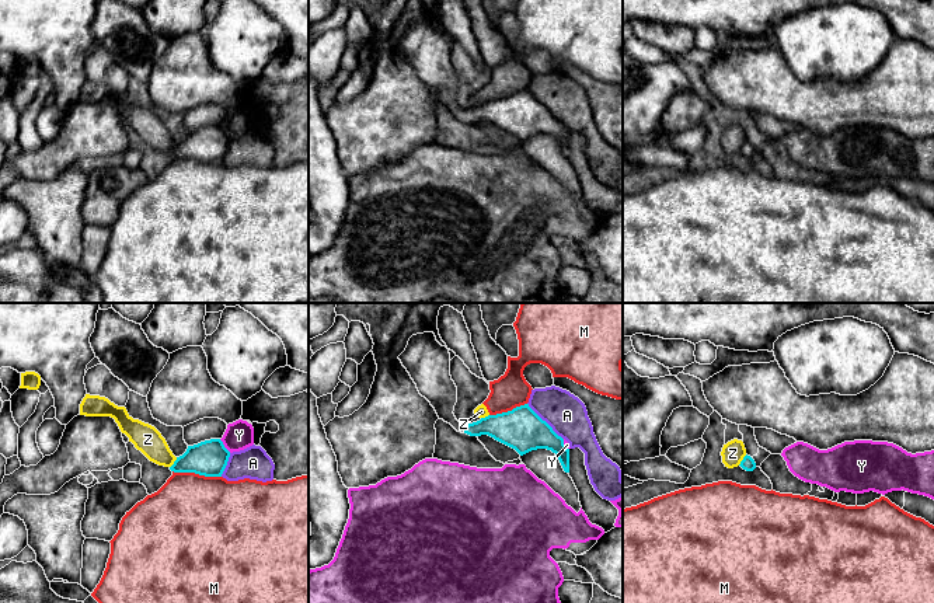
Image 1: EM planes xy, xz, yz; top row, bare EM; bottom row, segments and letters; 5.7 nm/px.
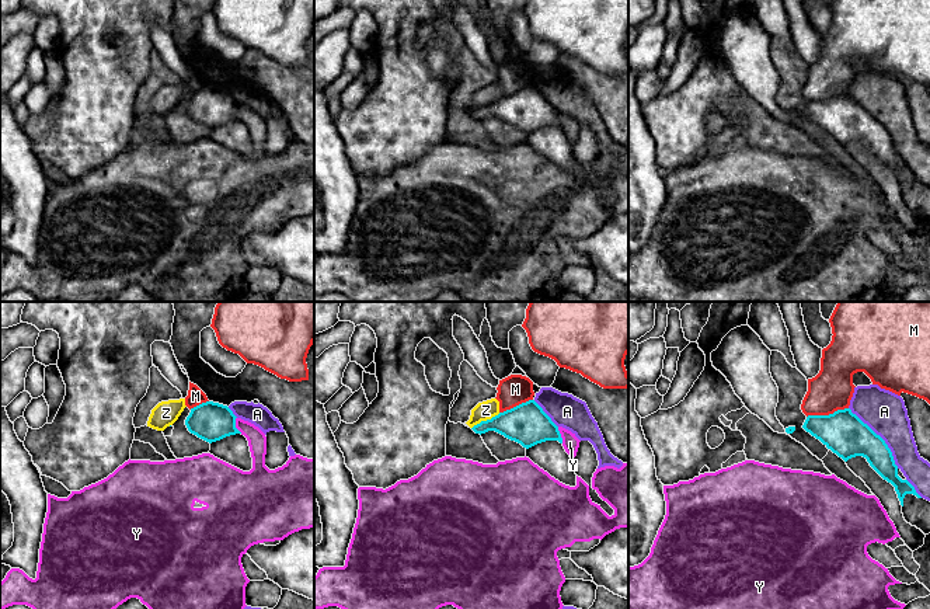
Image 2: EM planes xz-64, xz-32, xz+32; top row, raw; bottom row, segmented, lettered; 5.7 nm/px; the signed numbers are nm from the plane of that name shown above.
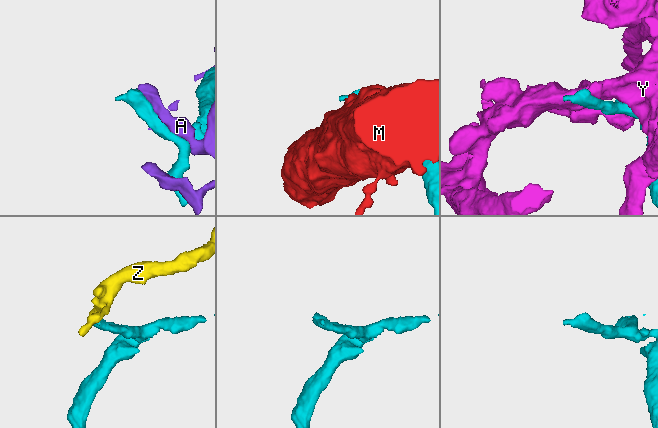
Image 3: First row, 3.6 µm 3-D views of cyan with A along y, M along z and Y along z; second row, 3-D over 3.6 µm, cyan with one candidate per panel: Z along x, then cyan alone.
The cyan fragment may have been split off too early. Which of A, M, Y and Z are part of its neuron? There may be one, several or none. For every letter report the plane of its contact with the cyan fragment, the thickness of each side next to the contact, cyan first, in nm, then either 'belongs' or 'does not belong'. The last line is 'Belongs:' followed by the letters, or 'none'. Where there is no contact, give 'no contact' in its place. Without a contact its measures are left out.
A: contact in xz; calibres 240 and 220 nm; does not belong
M: contact in xy; calibres 200 and 480 nm; does not belong
Y: contact in xy; calibres 200 and 160 nm; does not belong
Z: contact in yz; calibres 80 and 130 nm; does not belong
Belongs: none

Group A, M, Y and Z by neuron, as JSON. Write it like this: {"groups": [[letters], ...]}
{"groups": [["A"], ["M", "Z"], ["Y"]]}

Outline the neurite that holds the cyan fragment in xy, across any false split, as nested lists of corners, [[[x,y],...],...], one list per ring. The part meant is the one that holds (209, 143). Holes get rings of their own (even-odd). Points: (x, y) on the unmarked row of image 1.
[[[210,125],[194,132],[188,132],[187,137],[177,143],[170,153],[174,158],[195,158],[205,163],[222,163],[230,137],[220,125]]]

